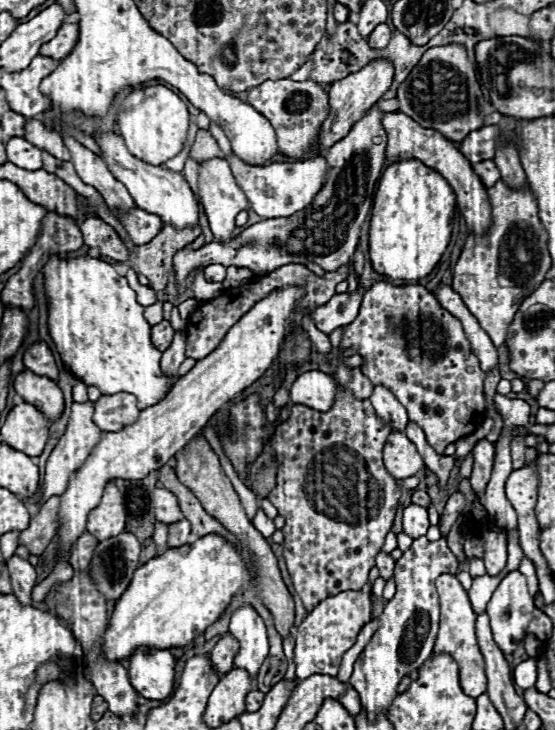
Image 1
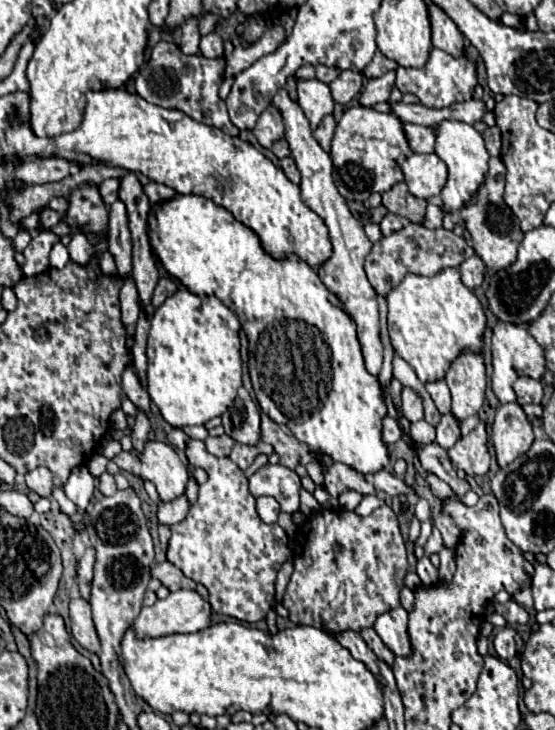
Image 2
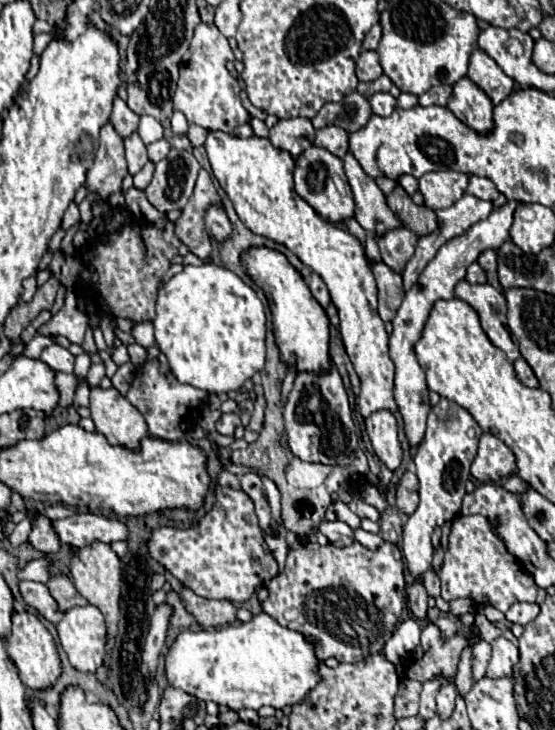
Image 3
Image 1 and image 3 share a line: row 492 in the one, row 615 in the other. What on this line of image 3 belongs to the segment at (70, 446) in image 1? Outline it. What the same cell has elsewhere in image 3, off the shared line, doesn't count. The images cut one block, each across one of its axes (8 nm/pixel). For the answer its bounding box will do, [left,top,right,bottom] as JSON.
[18,580,62,624]

